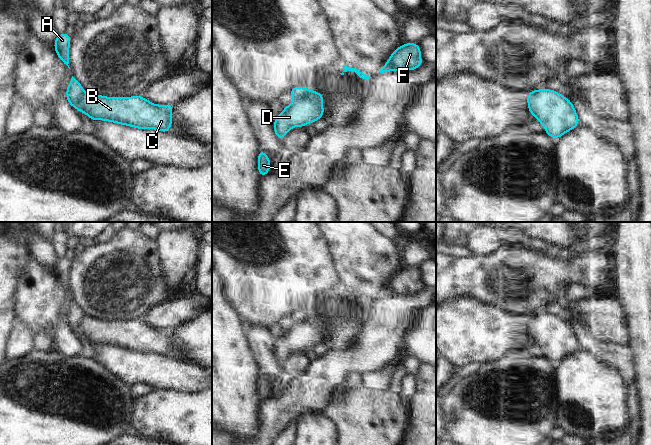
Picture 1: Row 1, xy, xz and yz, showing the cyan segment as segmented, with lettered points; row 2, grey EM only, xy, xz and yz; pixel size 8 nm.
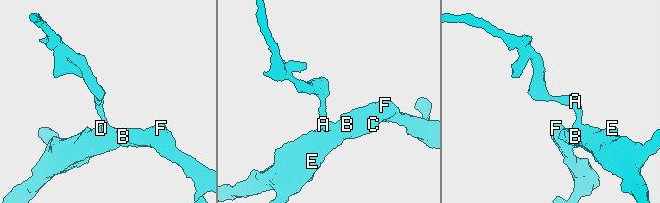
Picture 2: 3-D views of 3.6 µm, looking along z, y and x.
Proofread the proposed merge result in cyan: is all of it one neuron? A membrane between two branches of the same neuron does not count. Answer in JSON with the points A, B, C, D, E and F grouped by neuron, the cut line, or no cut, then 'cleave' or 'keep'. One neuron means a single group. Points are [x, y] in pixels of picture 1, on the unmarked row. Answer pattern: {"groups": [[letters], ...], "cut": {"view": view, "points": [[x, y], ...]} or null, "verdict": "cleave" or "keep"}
{"groups": [["A"], ["B", "C", "D", "E", "F"]], "cut": {"view": "xz", "points": [[308, 314], [304, 320], [294, 323]]}, "verdict": "cleave"}

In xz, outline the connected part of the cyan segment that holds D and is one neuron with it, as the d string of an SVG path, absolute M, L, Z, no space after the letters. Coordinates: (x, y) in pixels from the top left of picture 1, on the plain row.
M308 314L305 321L284 331L283 337L276 340L274 357L283 365L284 360L295 350L304 350L321 343L324 338L323 320L319 316Z

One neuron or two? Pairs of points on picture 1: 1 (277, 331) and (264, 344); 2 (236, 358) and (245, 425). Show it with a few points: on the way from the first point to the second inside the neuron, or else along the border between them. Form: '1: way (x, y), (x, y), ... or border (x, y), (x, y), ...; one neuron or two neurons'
1: border (267, 328), (275, 341); two neurons
2: way (236, 375), (236, 408); one neuron

